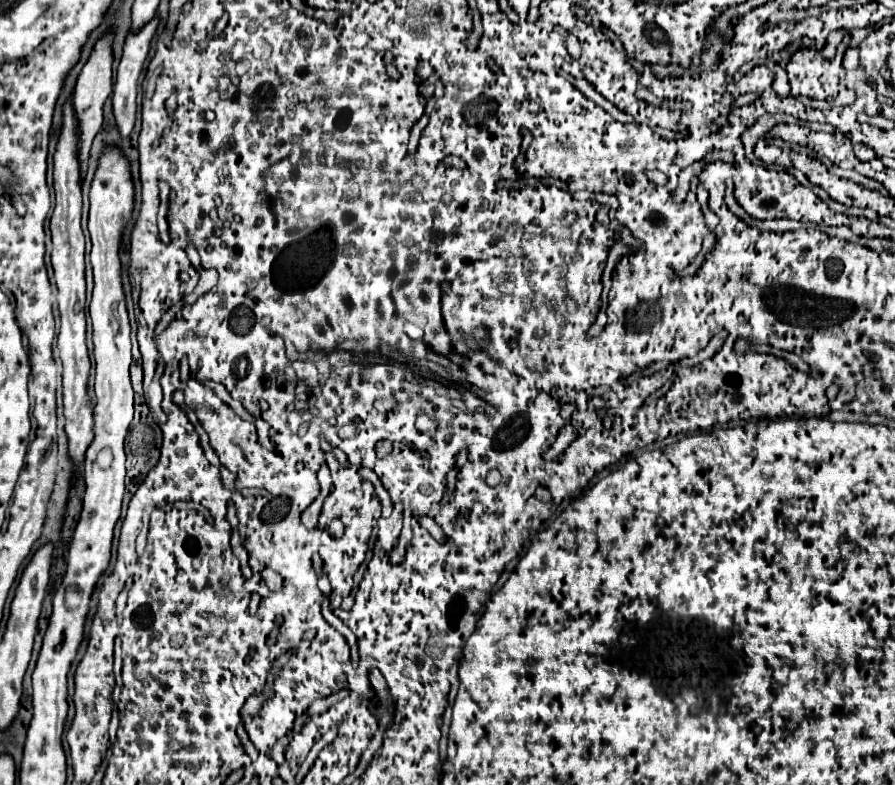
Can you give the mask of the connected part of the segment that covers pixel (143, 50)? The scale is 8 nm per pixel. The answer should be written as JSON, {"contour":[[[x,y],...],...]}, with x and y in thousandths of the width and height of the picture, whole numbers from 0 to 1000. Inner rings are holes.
{"contour":[[[177,17],[172,19],[170,29],[163,29],[159,39],[143,45],[141,57],[139,57],[139,70],[132,83],[130,93],[130,108],[127,108],[127,149],[134,164],[136,175],[143,175],[150,152],[152,152],[152,118],[154,118],[154,98],[159,90],[159,83],[165,73],[168,65],[168,52],[174,45],[179,22]]]}

